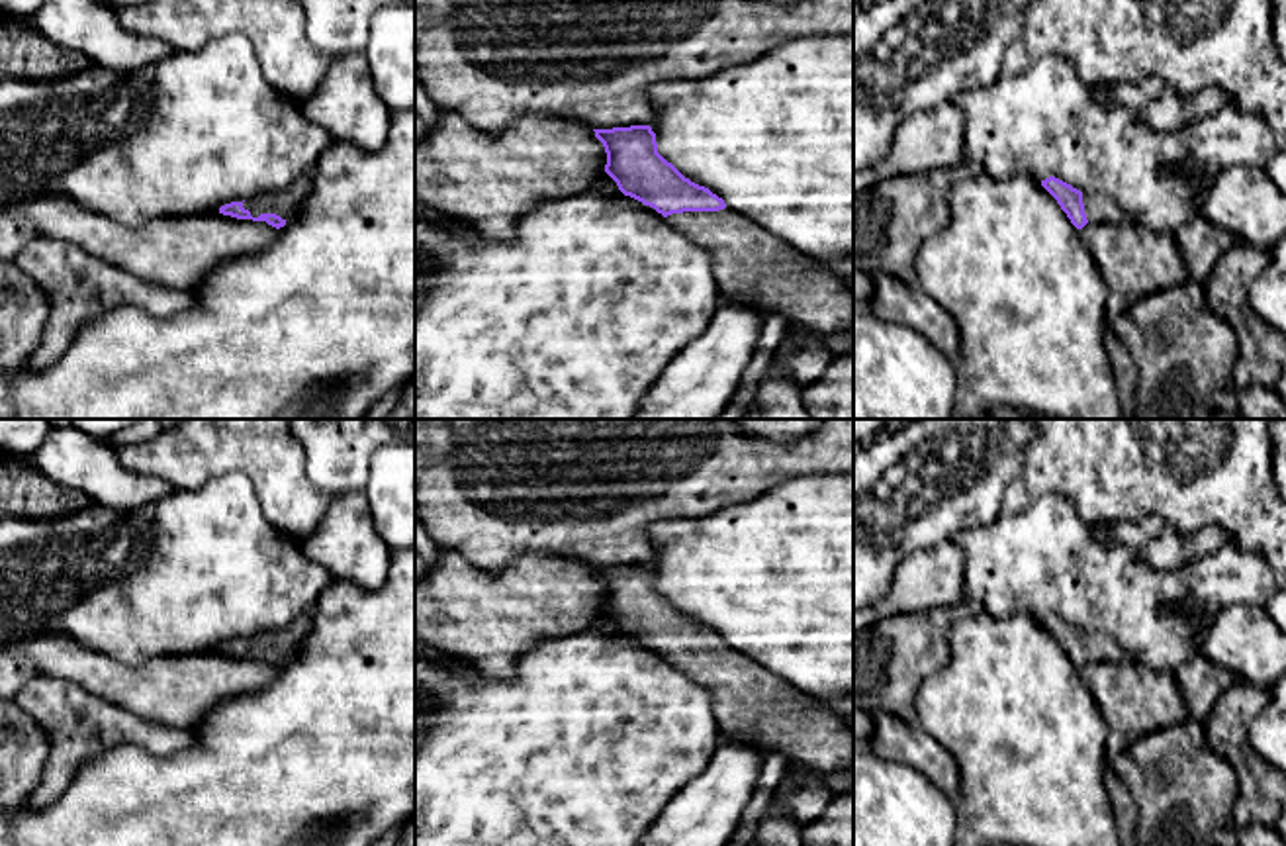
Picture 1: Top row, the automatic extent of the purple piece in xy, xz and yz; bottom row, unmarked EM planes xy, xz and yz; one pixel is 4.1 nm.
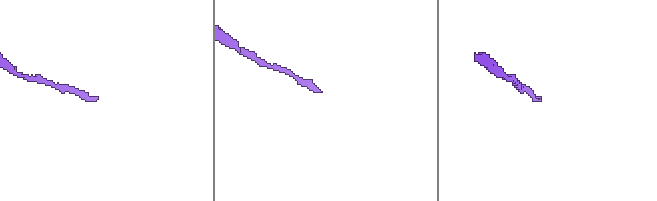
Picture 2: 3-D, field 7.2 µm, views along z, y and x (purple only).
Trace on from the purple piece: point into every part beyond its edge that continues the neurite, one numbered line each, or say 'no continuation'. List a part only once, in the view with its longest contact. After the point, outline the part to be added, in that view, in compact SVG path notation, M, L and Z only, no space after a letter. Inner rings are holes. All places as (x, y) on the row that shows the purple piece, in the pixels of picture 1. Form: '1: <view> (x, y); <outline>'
1: xz (754, 267); M724 208L671 213L666 219L712 255L712 272L722 298L758 307L763 317L781 313L789 329L803 327L822 337L853 329L853 294L818 262L761 229L748 215Z

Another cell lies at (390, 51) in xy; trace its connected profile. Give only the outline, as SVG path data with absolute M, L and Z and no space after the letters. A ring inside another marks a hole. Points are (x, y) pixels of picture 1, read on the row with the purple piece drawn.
M415 4L386 6L370 24L370 76L390 112L415 108Z

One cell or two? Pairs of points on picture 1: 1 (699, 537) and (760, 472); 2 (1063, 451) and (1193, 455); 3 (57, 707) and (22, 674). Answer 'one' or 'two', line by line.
1: two
2: one
3: two

